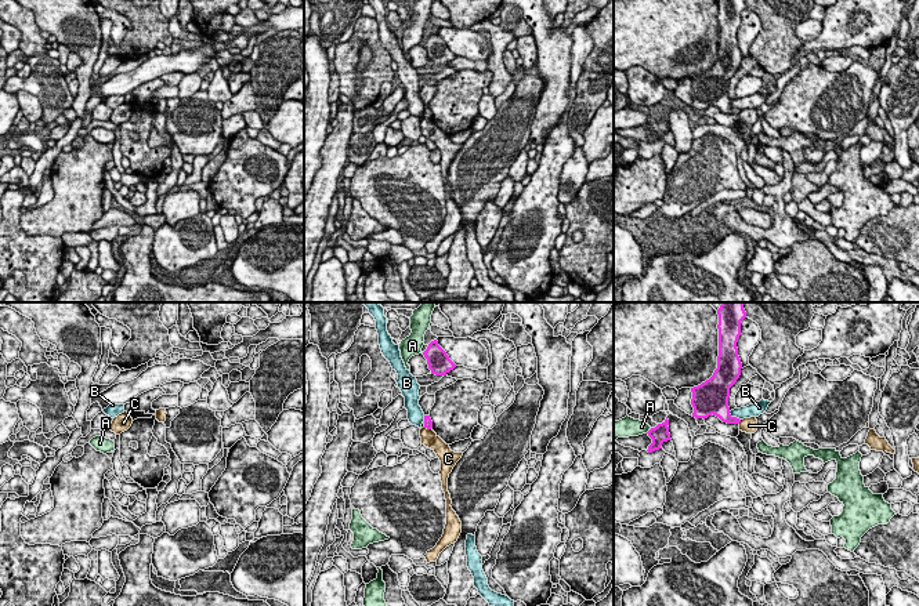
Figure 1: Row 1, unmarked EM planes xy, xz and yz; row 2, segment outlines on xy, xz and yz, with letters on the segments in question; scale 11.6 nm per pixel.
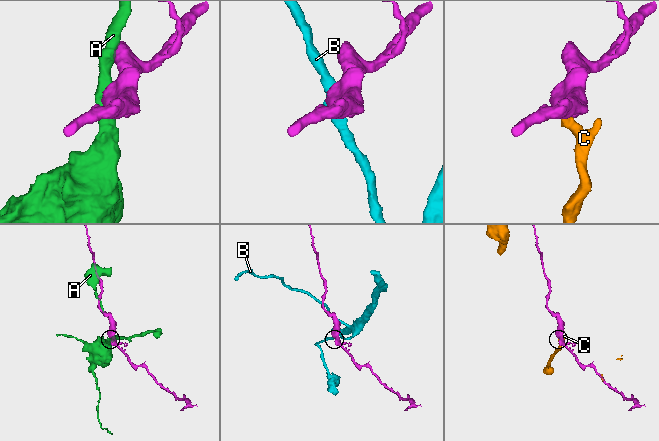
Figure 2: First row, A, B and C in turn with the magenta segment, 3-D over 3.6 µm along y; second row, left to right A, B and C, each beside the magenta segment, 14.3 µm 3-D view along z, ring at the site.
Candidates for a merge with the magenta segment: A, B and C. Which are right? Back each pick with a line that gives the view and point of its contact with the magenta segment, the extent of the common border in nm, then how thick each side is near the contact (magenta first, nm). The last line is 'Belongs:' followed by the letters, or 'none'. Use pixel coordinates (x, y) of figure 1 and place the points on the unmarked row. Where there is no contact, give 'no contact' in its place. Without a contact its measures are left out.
C: meets magenta in yz at (740, 112); contact 60 nm long; 190 nm thick on the magenta side, 190 nm on the other
Belongs: C

